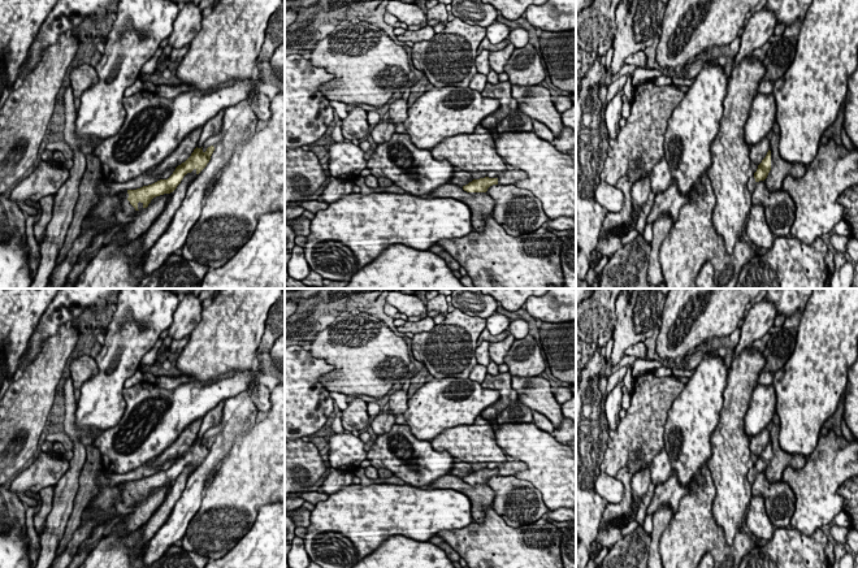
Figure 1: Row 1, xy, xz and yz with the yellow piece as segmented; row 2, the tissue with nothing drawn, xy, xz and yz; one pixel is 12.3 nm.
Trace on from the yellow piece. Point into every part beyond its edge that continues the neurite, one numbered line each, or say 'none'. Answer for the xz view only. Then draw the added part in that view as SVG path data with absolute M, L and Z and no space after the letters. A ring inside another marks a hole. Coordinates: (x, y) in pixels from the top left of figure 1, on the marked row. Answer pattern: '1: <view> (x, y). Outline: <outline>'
none

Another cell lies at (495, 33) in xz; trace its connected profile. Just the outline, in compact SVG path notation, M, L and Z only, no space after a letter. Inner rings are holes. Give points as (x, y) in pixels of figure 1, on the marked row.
M494 22L486 27L486 38L490 40L491 44L498 44L503 40L507 40L511 29L502 23Z

